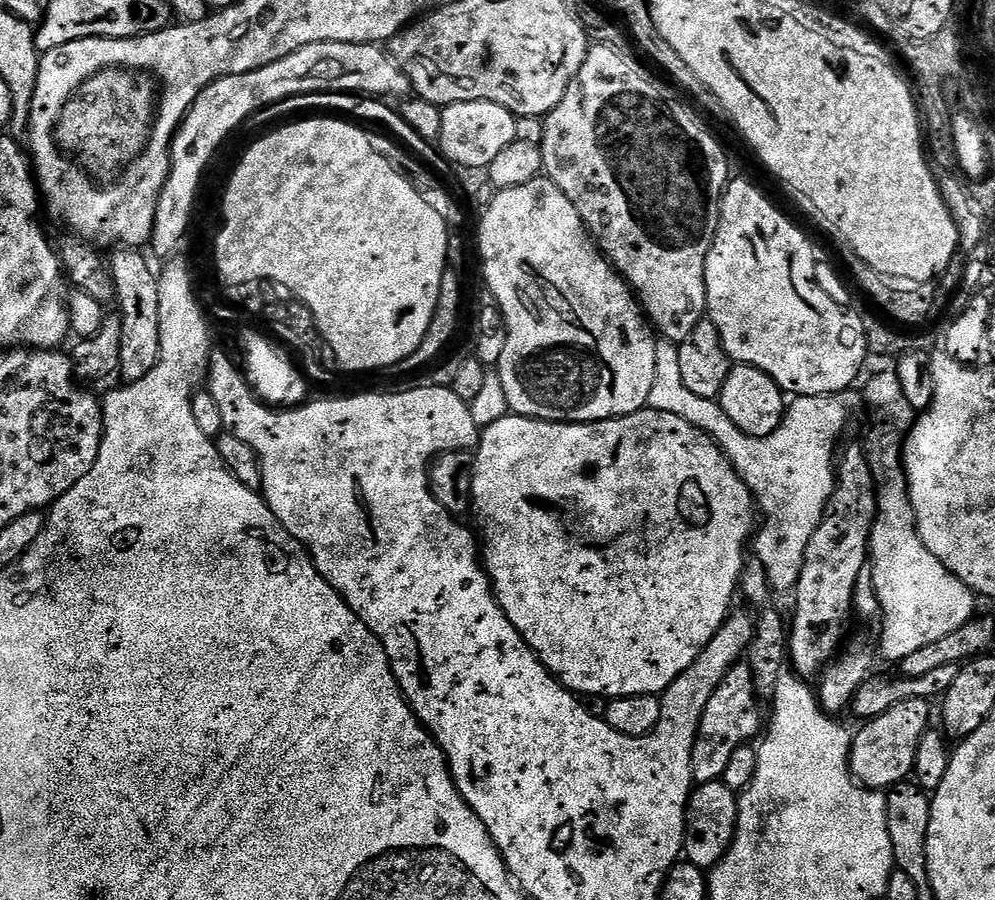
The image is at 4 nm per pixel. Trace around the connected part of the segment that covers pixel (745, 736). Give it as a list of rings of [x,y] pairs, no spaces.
[[[744,662],[733,664],[710,694],[706,710],[702,710],[698,734],[692,747],[692,779],[696,784],[709,784],[712,780],[721,779],[726,762],[730,762],[730,754],[734,754],[738,746],[755,741],[761,735],[760,705],[751,669]]]

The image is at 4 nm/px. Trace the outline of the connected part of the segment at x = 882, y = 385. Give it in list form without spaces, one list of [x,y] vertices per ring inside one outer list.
[[[895,371],[876,372],[868,384],[864,396],[868,404],[876,408],[880,421],[868,432],[868,441],[862,447],[868,455],[868,465],[876,479],[876,520],[872,524],[872,536],[868,539],[868,554],[873,566],[874,590],[880,603],[879,655],[892,662],[914,654],[946,634],[954,634],[968,620],[977,615],[978,597],[962,581],[938,562],[922,542],[916,529],[916,515],[908,497],[908,479],[902,463],[902,445],[905,433],[896,424],[884,420],[904,420],[910,416],[902,386],[898,386]]]

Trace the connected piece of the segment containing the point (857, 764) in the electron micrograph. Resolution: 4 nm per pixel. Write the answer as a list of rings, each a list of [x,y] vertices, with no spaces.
[[[907,700],[906,702],[898,702],[898,706],[890,706],[890,710],[886,710],[884,714],[878,714],[878,718],[873,720],[865,720],[859,725],[860,729],[855,729],[853,738],[852,738],[852,749],[848,754],[848,766],[849,769],[857,781],[863,787],[870,788],[873,790],[887,790],[893,788],[895,784],[905,783],[913,775],[914,769],[916,767],[916,750],[917,746],[920,744],[921,737],[924,736],[925,732],[929,729],[930,724],[928,724],[928,719],[934,716],[934,708],[931,703],[927,700]]]

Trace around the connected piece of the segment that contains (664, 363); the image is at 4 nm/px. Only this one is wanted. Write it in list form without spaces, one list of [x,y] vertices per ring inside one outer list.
[[[657,339],[654,354],[654,386],[650,386],[647,407],[662,414],[678,414],[690,426],[702,430],[724,452],[736,473],[746,482],[762,519],[754,532],[754,556],[765,567],[771,589],[776,594],[795,589],[806,546],[814,536],[824,511],[836,489],[836,443],[852,416],[855,391],[834,396],[798,396],[787,405],[784,420],[765,436],[747,436],[722,410],[716,400],[698,398],[682,382],[678,367],[678,347],[673,341]]]

